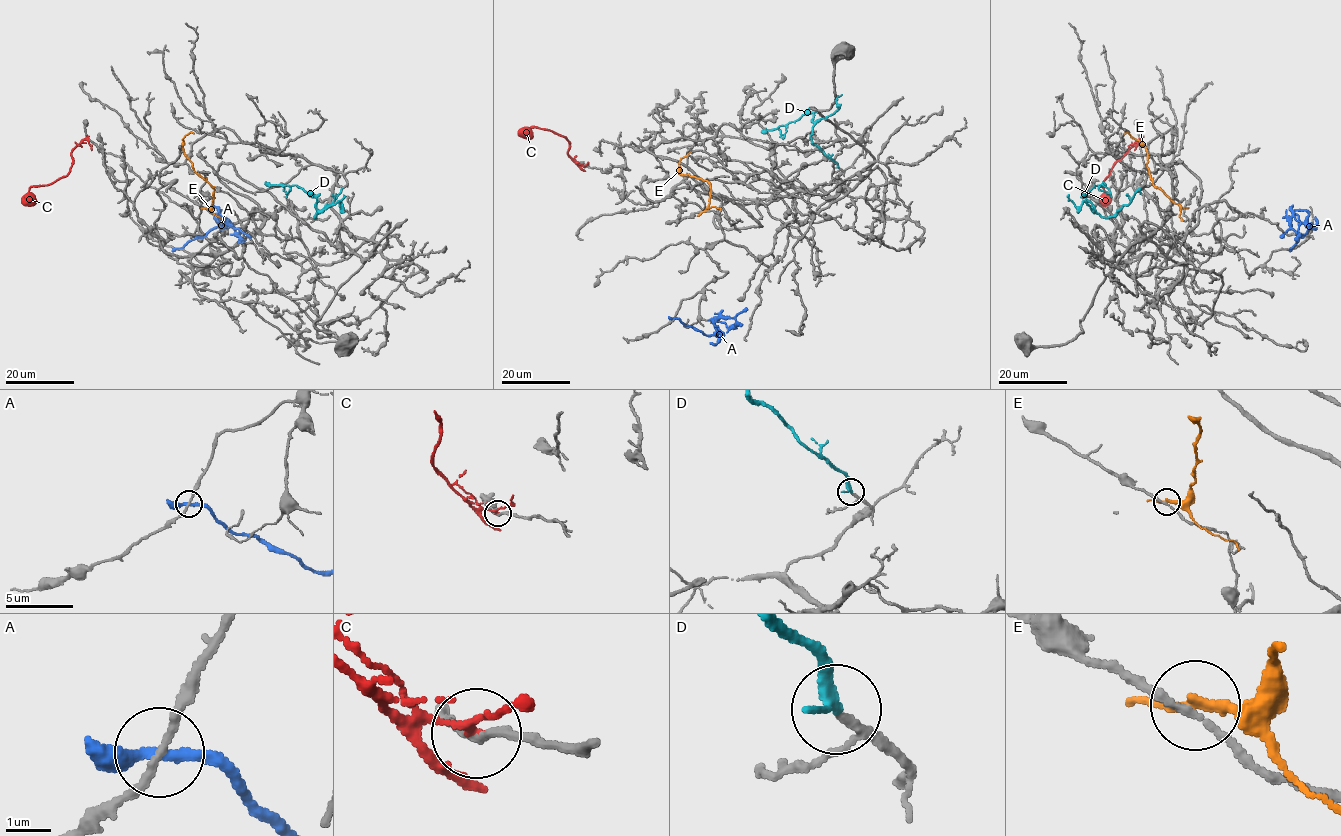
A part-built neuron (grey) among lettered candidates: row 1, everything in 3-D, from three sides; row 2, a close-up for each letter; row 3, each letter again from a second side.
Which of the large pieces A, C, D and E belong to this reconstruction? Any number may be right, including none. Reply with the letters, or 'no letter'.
D

